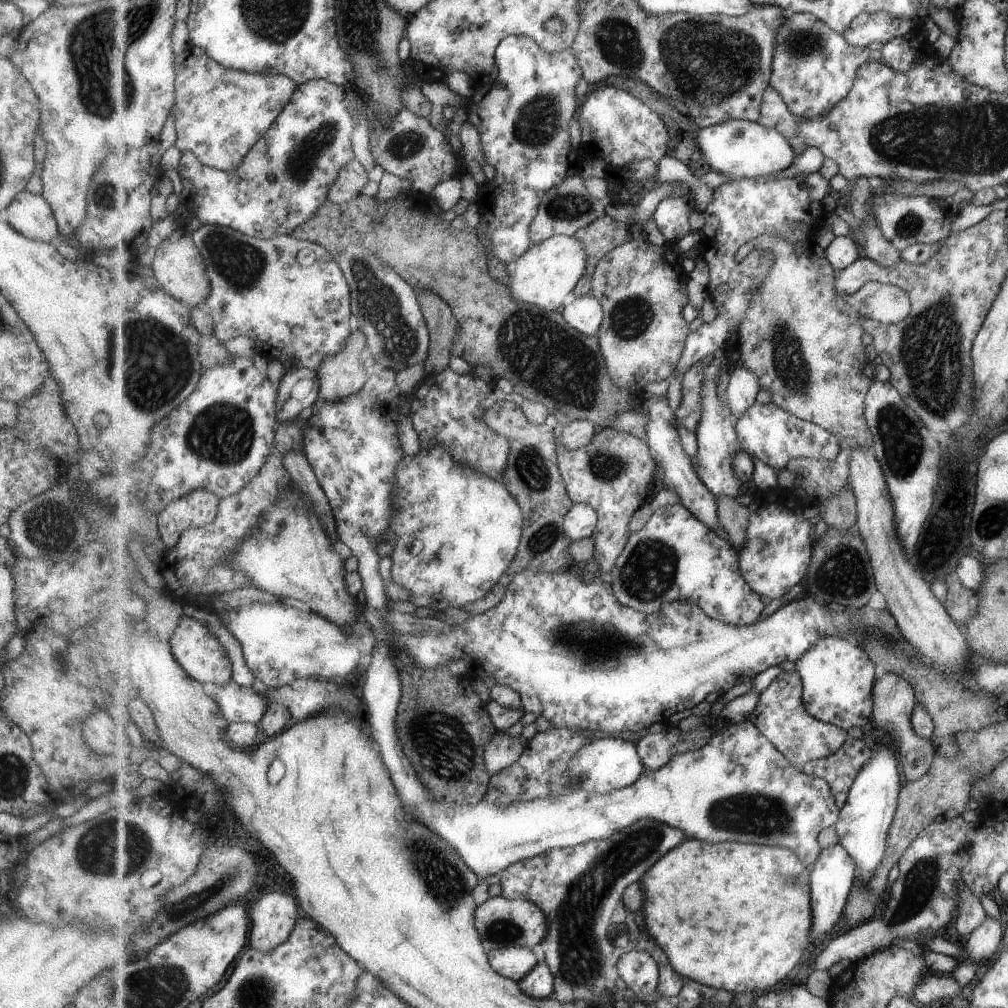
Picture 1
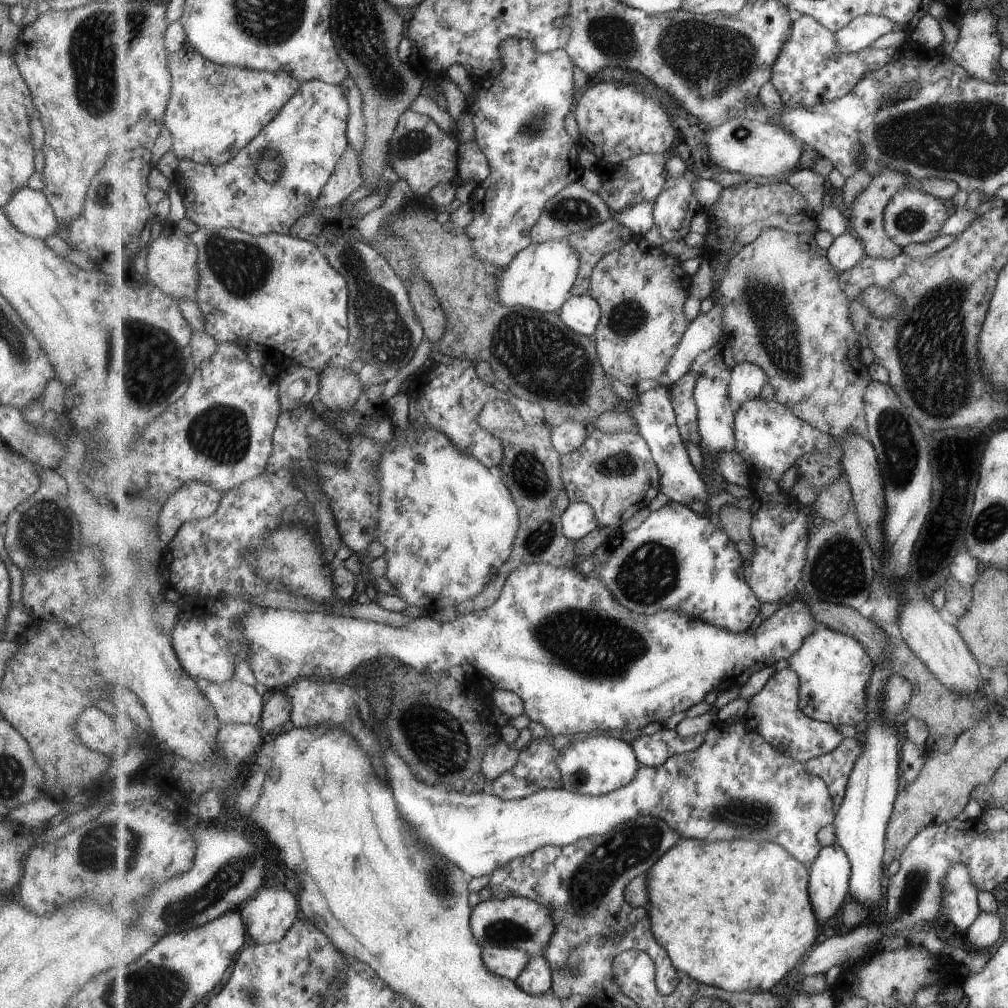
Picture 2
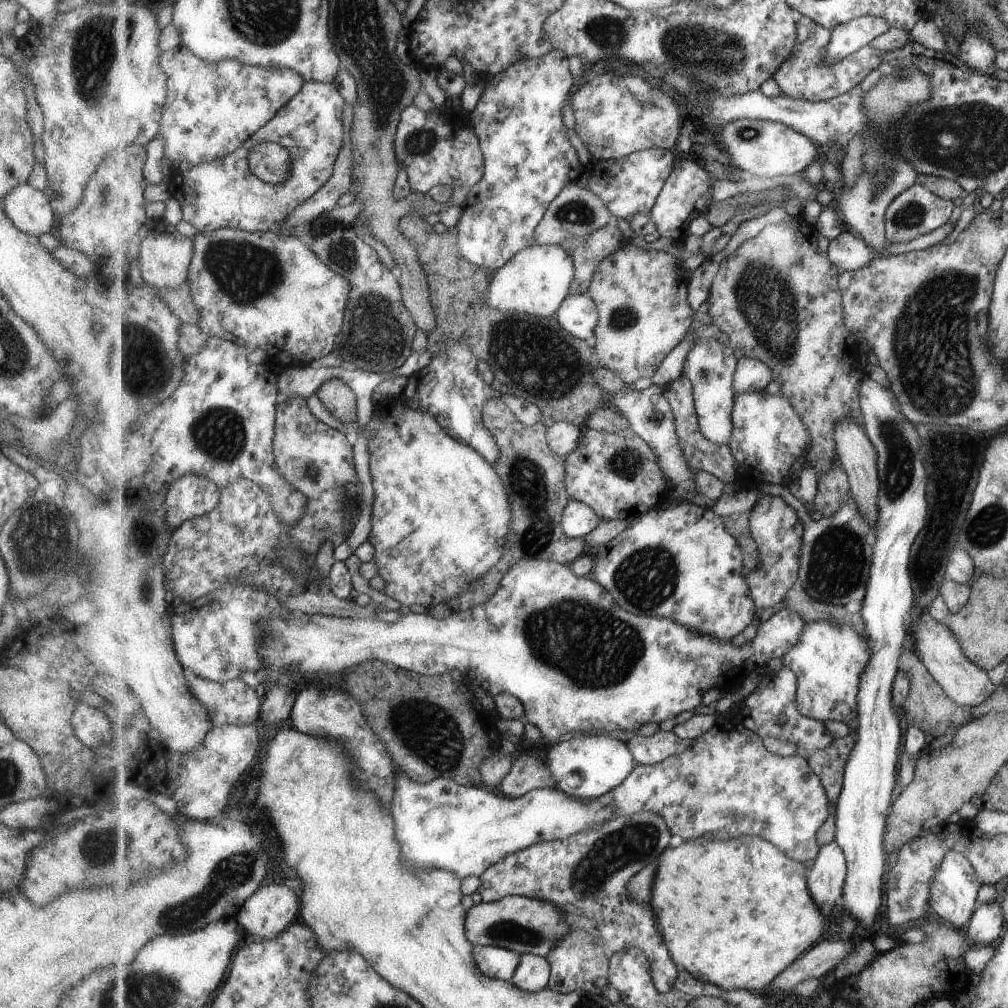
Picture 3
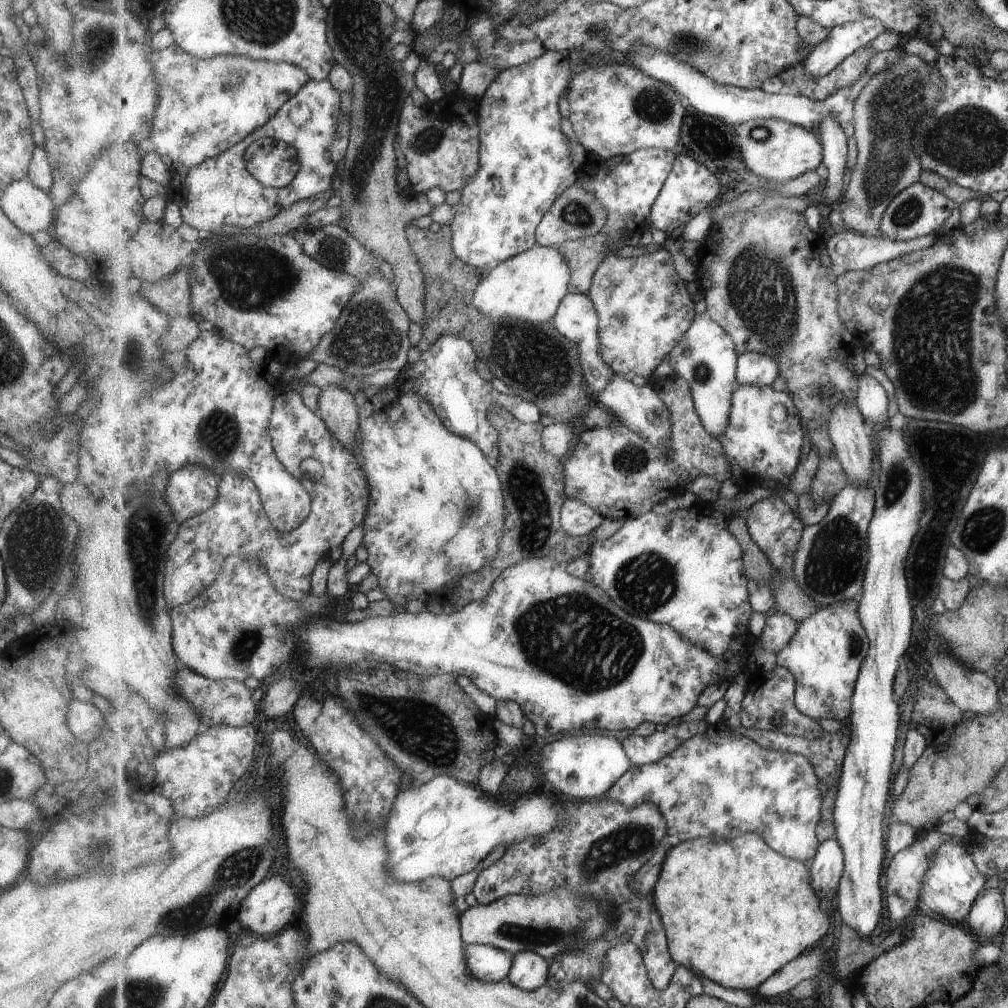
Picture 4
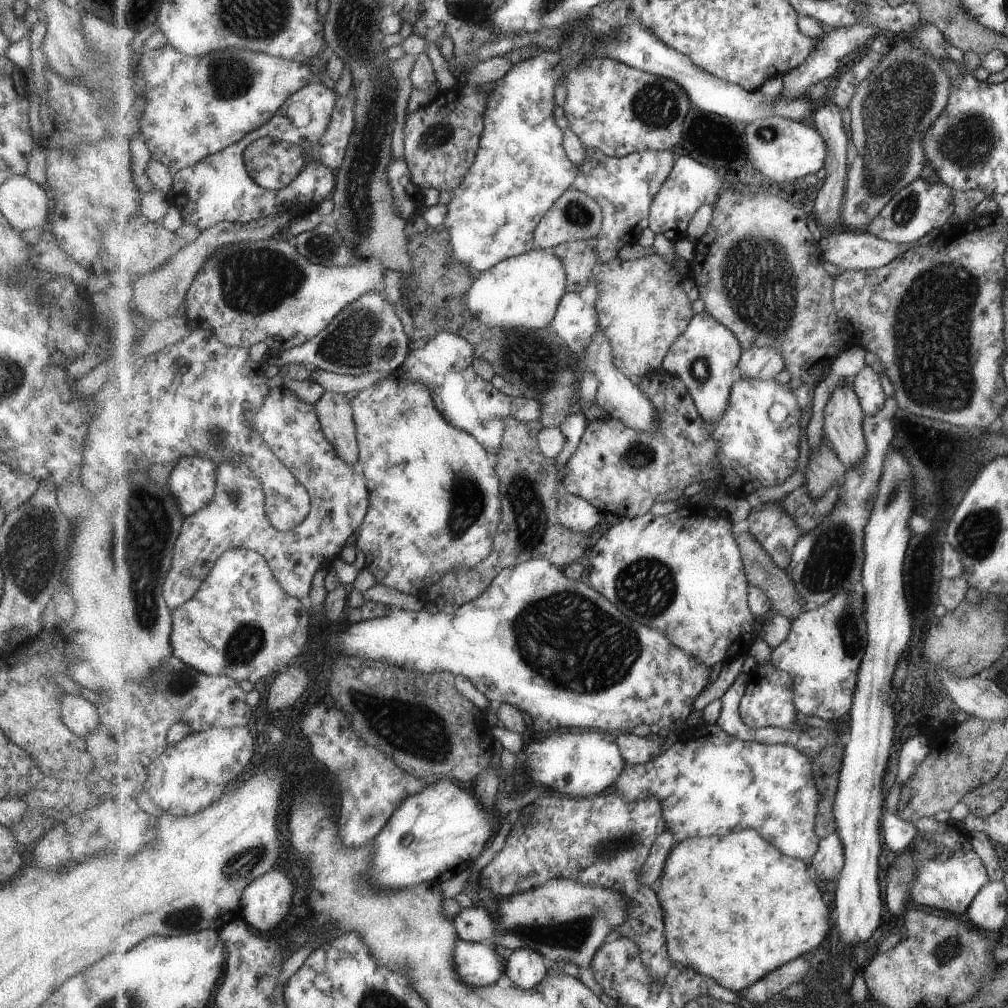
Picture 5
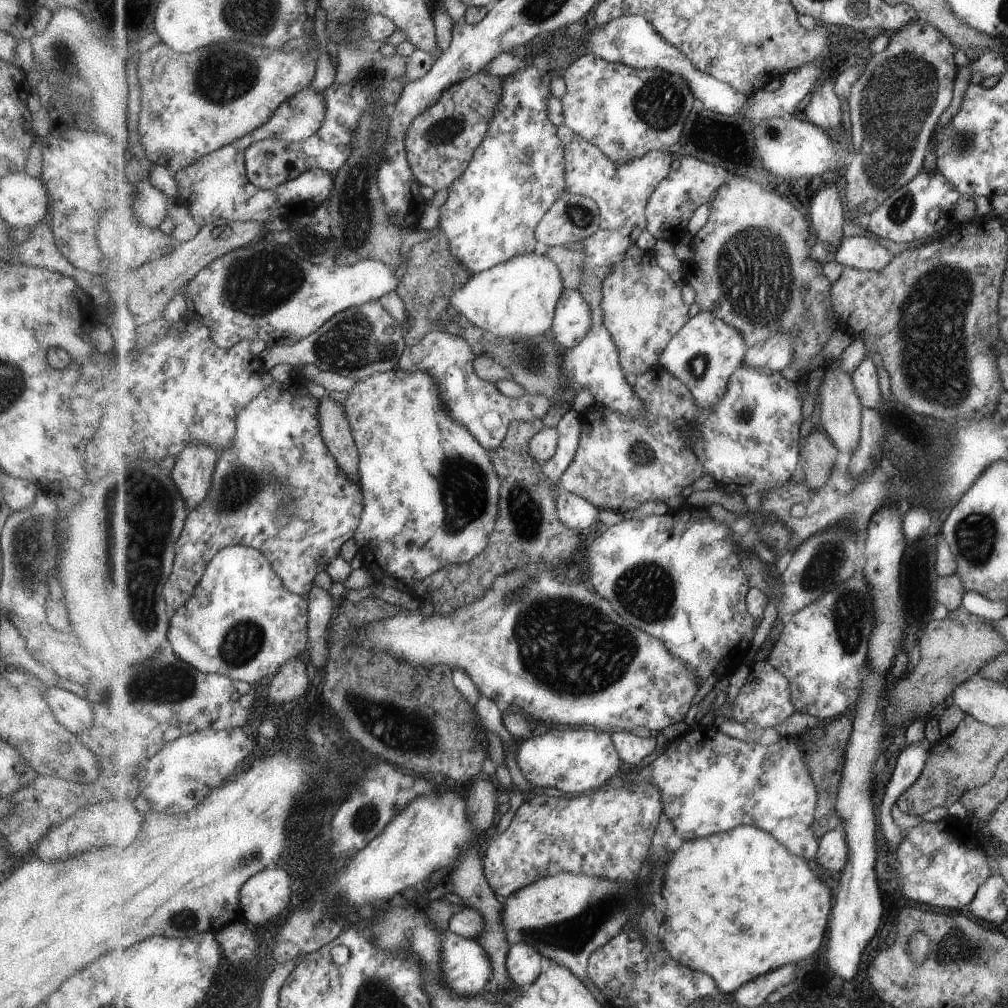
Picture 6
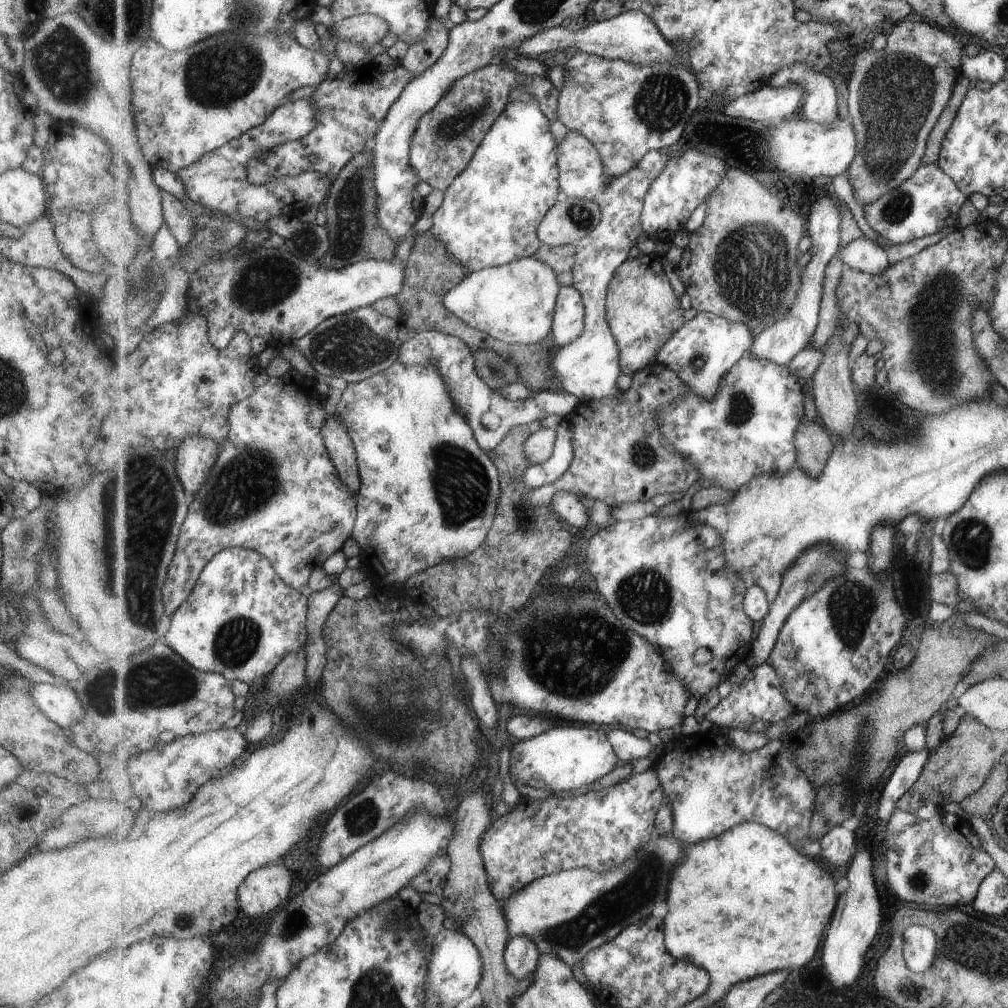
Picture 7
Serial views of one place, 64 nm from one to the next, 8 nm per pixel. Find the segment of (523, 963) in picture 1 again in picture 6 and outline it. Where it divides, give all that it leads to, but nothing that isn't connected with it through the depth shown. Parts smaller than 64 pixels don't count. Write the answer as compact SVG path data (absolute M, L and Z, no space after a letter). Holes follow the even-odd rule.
M452 930L444 935L442 981L466 997L487 993L494 973L489 951L479 940L463 938Z

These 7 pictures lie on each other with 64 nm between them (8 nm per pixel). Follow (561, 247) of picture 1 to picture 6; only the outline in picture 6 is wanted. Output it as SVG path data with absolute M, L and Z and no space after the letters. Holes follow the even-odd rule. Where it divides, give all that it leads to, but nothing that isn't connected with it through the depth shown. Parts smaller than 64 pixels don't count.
M527 253L476 273L453 295L452 303L475 326L498 337L535 338L552 330L556 308L564 290L560 266L545 253Z

